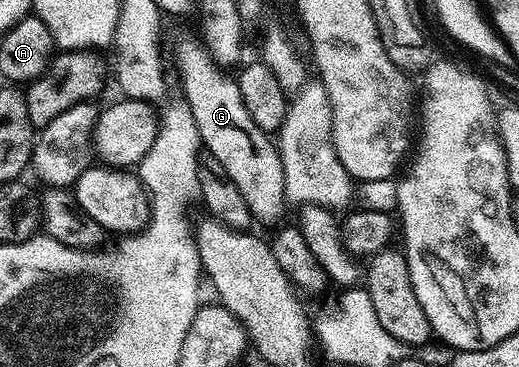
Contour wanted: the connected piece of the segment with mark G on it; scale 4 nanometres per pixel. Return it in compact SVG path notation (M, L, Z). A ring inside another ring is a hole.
M196 39L185 41L175 58L179 66L179 80L187 95L185 108L193 114L202 147L213 154L221 166L225 166L225 174L229 174L233 186L241 190L241 198L245 198L245 206L249 206L252 221L277 223L289 207L285 170L276 141L263 132L253 118L249 118L249 110L245 110L245 102L241 102L238 79L231 77L230 80Z

